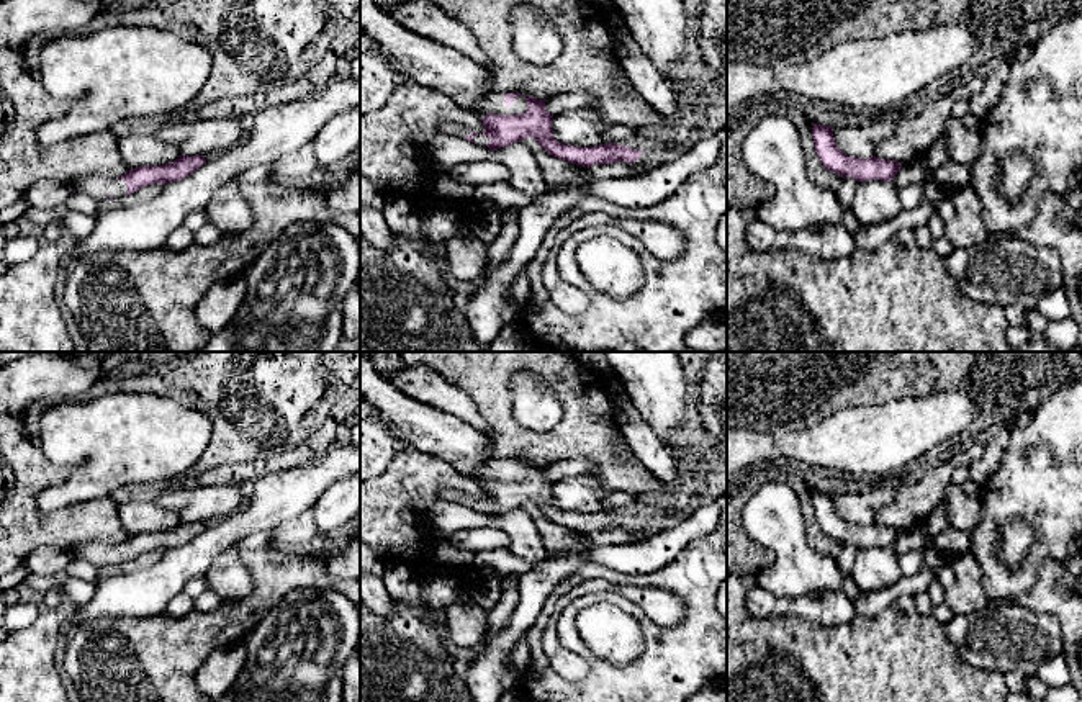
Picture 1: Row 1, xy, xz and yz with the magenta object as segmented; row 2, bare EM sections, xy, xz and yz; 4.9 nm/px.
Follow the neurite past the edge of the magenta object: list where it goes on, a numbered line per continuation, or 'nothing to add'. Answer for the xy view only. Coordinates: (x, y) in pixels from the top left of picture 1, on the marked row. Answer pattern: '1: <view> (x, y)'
1: xy (97, 187)

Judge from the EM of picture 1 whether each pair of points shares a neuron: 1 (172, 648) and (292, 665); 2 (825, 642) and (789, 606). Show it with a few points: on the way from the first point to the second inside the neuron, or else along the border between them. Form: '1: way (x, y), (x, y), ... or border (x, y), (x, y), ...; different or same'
1: border (267, 609), (244, 642); different
2: border (761, 617), (797, 614), (822, 624), (837, 624); different

